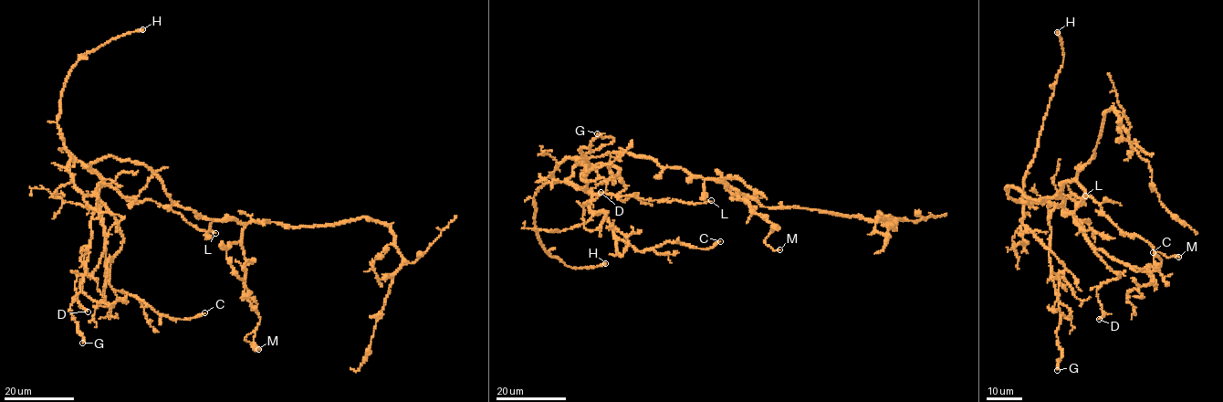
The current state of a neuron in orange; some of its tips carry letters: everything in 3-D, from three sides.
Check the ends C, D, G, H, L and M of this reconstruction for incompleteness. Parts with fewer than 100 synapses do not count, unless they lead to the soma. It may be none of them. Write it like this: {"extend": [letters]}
{"extend": ["H"]}

